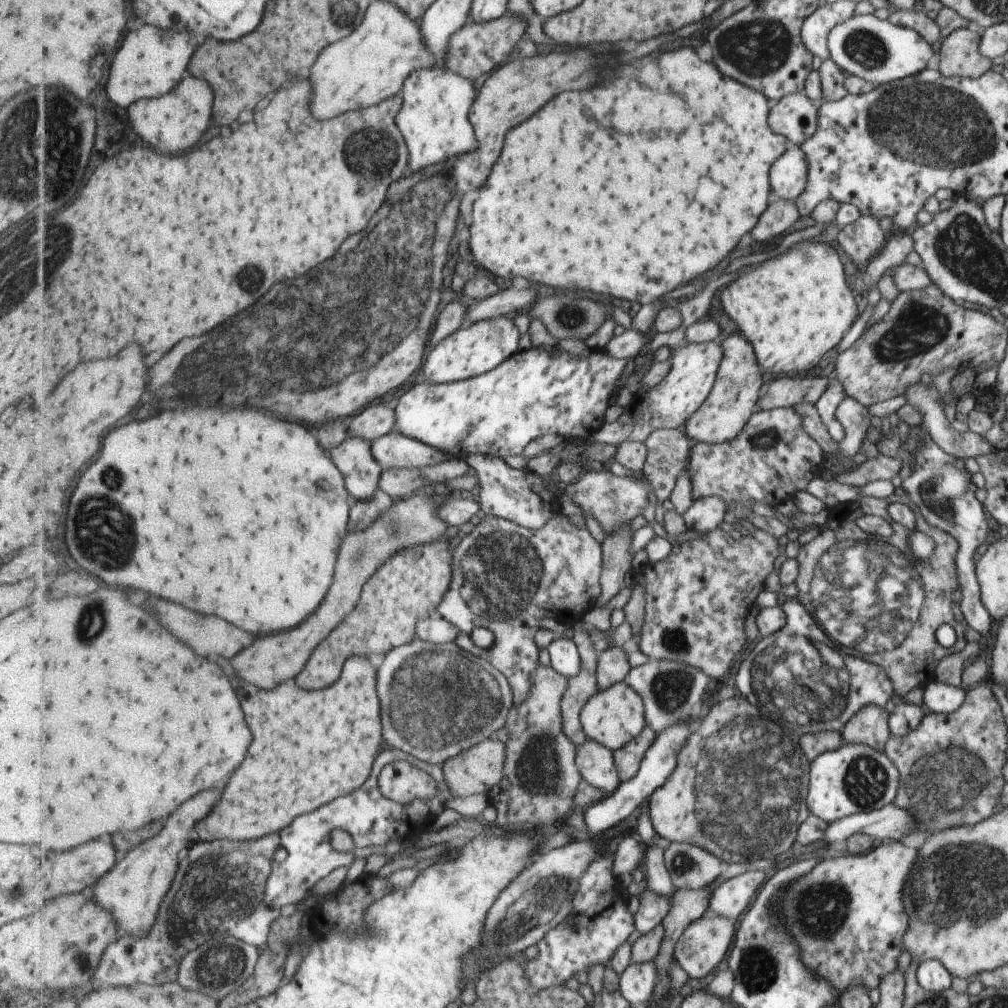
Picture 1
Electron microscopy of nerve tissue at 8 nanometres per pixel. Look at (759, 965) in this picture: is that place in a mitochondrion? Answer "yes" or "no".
yes

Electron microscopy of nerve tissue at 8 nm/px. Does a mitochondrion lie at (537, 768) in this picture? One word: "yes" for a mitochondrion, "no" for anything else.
yes

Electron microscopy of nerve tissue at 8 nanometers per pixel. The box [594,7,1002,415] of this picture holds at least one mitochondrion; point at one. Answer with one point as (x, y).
(935, 126)

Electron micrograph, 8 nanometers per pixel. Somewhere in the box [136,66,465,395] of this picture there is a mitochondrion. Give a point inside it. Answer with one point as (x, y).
(366, 156)

